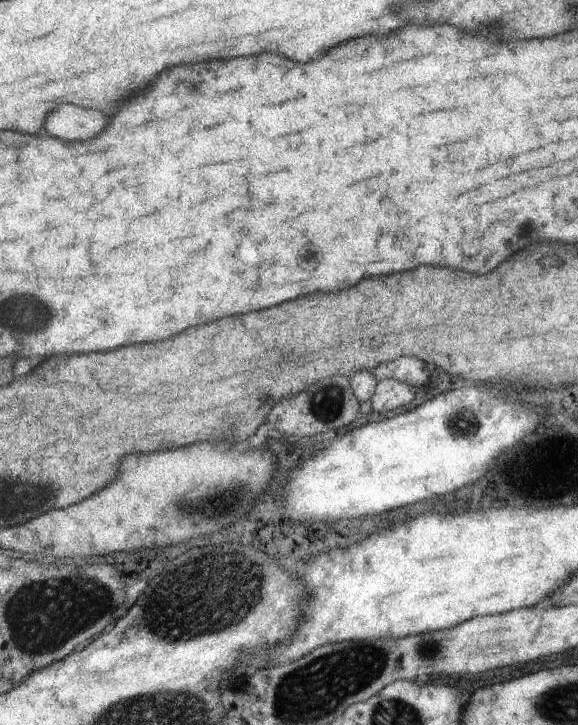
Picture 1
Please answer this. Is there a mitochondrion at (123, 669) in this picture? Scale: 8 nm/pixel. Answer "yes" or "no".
no

